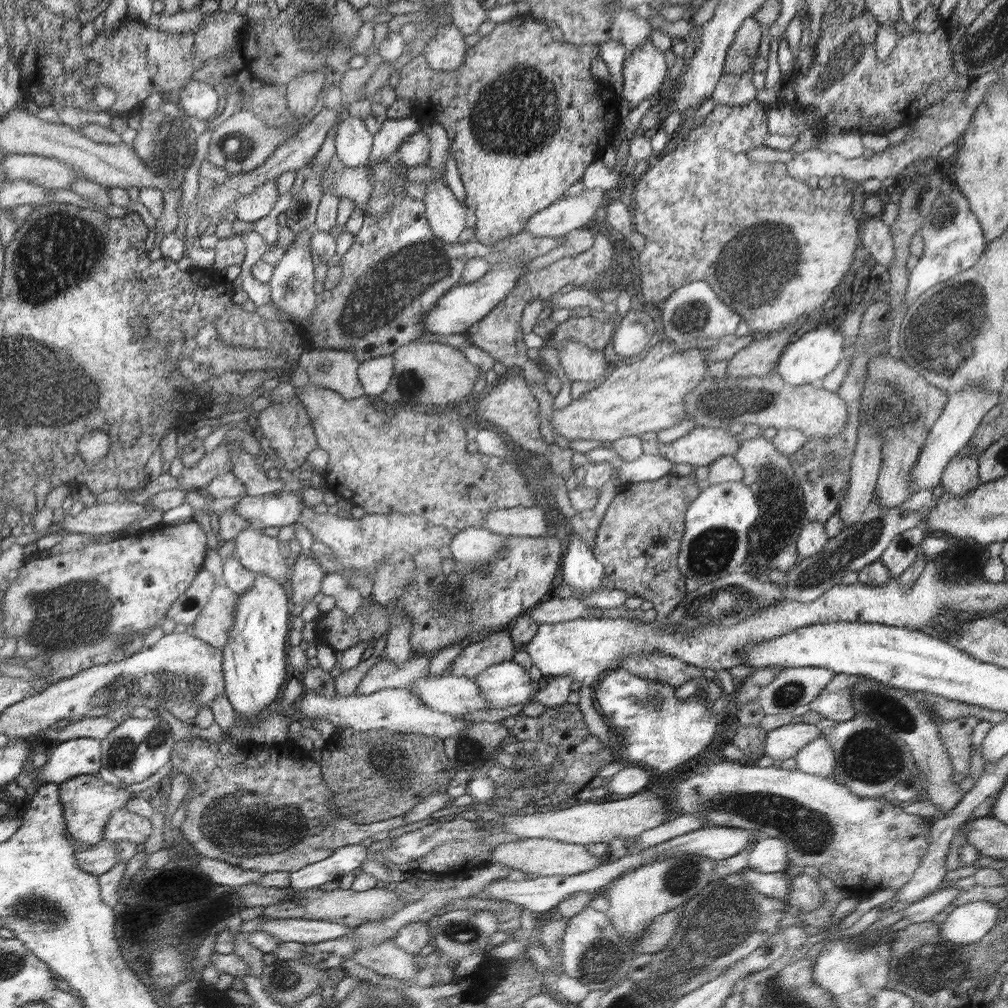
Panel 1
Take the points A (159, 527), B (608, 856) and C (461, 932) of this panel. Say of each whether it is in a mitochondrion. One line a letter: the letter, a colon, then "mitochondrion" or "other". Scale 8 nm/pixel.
A: other
B: other
C: mitochondrion

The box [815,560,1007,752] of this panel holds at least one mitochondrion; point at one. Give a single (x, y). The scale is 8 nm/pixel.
(884, 708)

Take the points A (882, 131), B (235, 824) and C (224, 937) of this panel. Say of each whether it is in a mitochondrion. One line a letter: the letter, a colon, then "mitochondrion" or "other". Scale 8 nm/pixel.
A: other
B: mitochondrion
C: other

